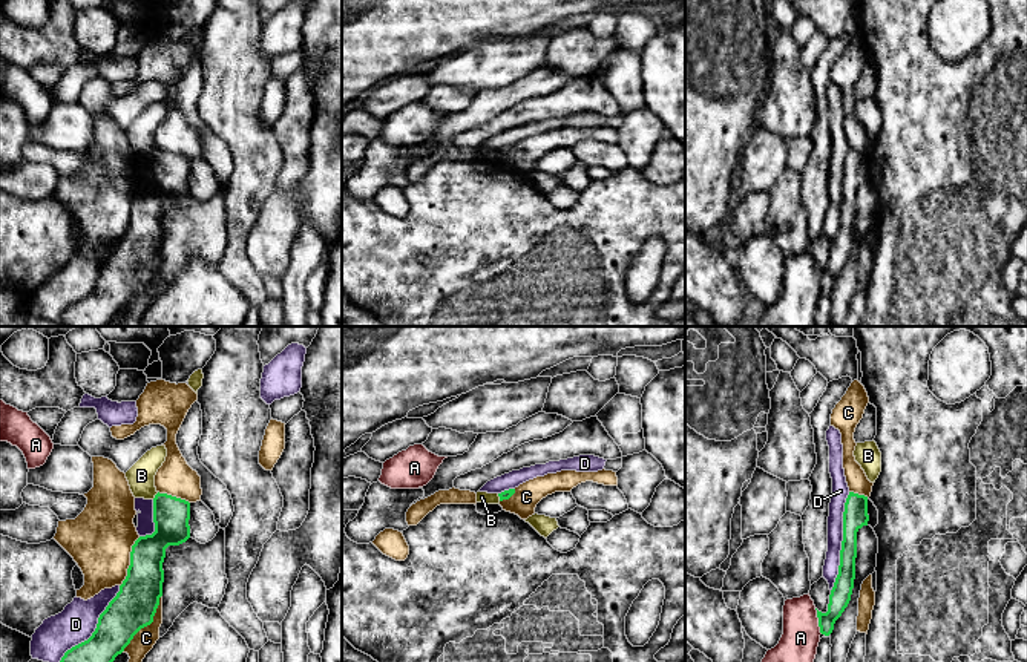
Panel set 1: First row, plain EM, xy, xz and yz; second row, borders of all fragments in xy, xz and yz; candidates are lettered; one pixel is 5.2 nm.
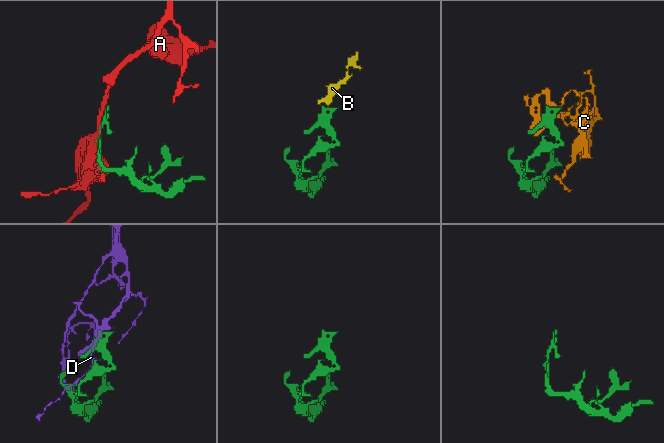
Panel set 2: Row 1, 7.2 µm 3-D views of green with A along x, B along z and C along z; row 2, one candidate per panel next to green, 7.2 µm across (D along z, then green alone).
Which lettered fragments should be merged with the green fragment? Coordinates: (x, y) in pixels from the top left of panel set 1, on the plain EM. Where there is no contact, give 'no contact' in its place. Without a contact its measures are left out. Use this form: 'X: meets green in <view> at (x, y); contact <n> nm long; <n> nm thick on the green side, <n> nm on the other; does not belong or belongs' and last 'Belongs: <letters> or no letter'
A: meets green in yz at (819, 278); contact 140 nm long; 110 nm thick on the green side, 220 nm on the other; does not belong
B: meets green in xy at (155, 152); contact 50 nm long; 190 nm thick on the green side, 140 nm on the other; does not belong
C: meets green in xy at (147, 281); contact 360 nm long; 220 nm thick on the green side, 110 nm on the other; does not belong
D: meets green in yz at (842, 198); contact 550 nm long; 130 nm thick on the green side, 80 nm on the other; does not belong
Belongs: no letter

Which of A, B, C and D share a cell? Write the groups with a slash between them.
A / B / C / D

